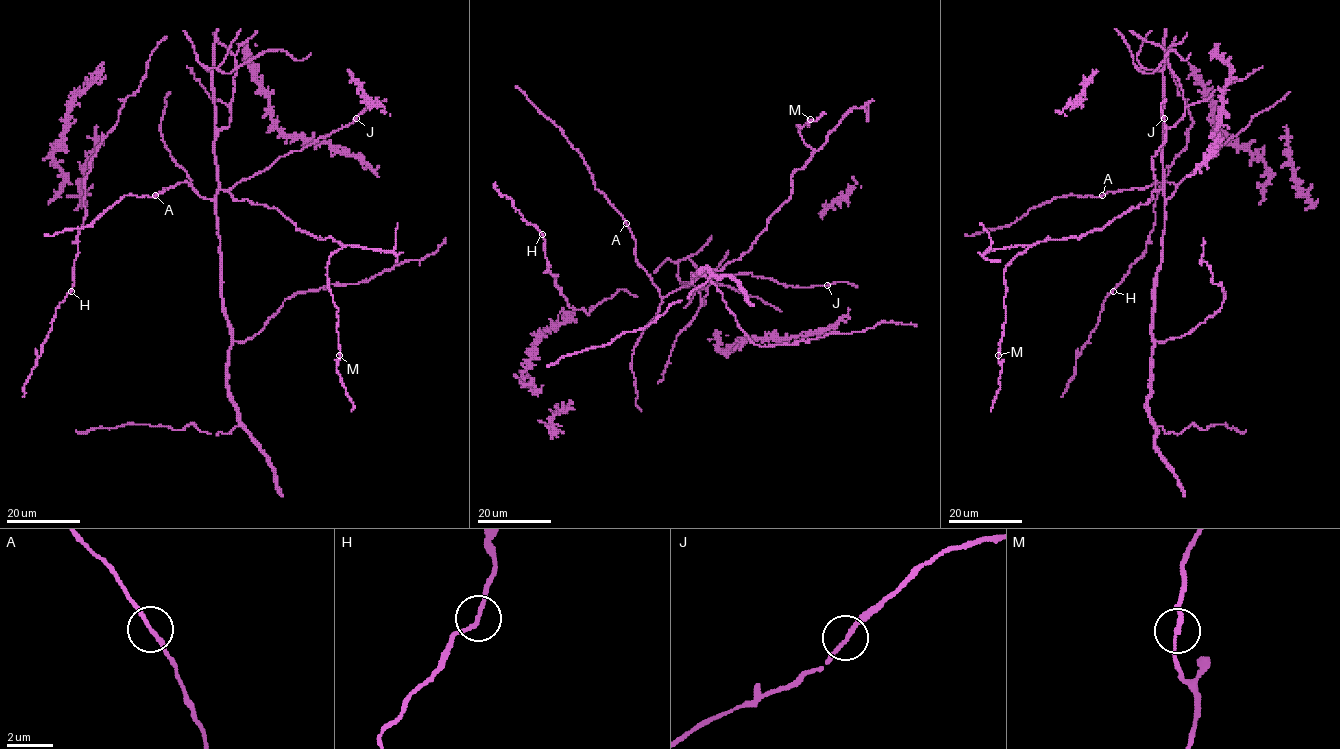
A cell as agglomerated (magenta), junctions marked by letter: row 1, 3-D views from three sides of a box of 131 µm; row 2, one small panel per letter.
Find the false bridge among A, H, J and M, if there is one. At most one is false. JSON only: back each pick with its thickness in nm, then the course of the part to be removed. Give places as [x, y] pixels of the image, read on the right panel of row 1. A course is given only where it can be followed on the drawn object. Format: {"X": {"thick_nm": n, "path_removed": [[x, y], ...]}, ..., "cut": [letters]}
{"cut": []}

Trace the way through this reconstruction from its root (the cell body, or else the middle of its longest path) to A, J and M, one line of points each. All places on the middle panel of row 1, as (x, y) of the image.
A: (682, 284), (689, 285), (667, 296), (660, 295), (651, 277), (637, 262), (635, 239), (626, 223)
J: (682, 284), (690, 284), (700, 276), (750, 273), (792, 287), (827, 285)
M: (682, 284), (738, 260), (789, 199), (791, 174), (806, 165), (813, 151), (798, 125), (809, 127), (811, 120)

